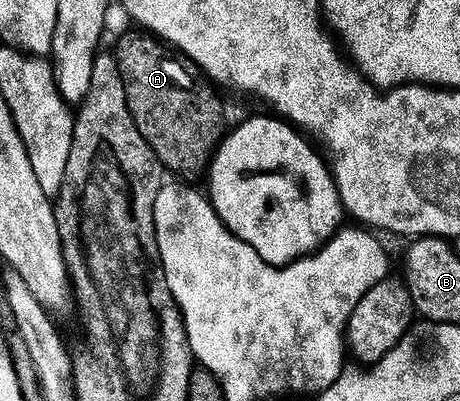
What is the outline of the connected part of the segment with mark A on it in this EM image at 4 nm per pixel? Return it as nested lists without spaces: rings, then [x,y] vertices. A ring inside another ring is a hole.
[[[143,29],[132,30],[136,31],[128,31],[125,35],[117,37],[114,58],[118,65],[118,73],[122,77],[122,85],[126,89],[126,105],[130,109],[130,117],[134,117],[134,125],[138,125],[138,133],[146,137],[146,145],[154,149],[165,172],[177,171],[180,175],[203,172],[211,160],[213,151],[220,146],[220,140],[226,131],[224,107],[220,104],[215,89],[211,87],[213,84],[204,77],[195,79],[192,76],[193,68],[183,58],[173,54],[163,42],[150,37],[149,32]]]

